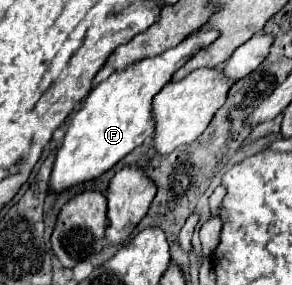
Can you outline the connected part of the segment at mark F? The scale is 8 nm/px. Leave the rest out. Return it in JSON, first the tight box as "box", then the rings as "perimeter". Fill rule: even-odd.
{"box":[52,30,218,192],"perimeter":[[[198,30],[196,34],[184,38],[178,46],[144,60],[130,64],[124,70],[116,70],[102,84],[98,84],[84,100],[82,110],[76,112],[64,142],[56,154],[52,168],[52,190],[62,192],[74,184],[82,184],[110,170],[120,158],[140,146],[146,138],[154,134],[152,118],[152,98],[162,90],[164,84],[172,80],[172,74],[184,66],[198,50],[206,48],[218,38],[218,30]]]}

